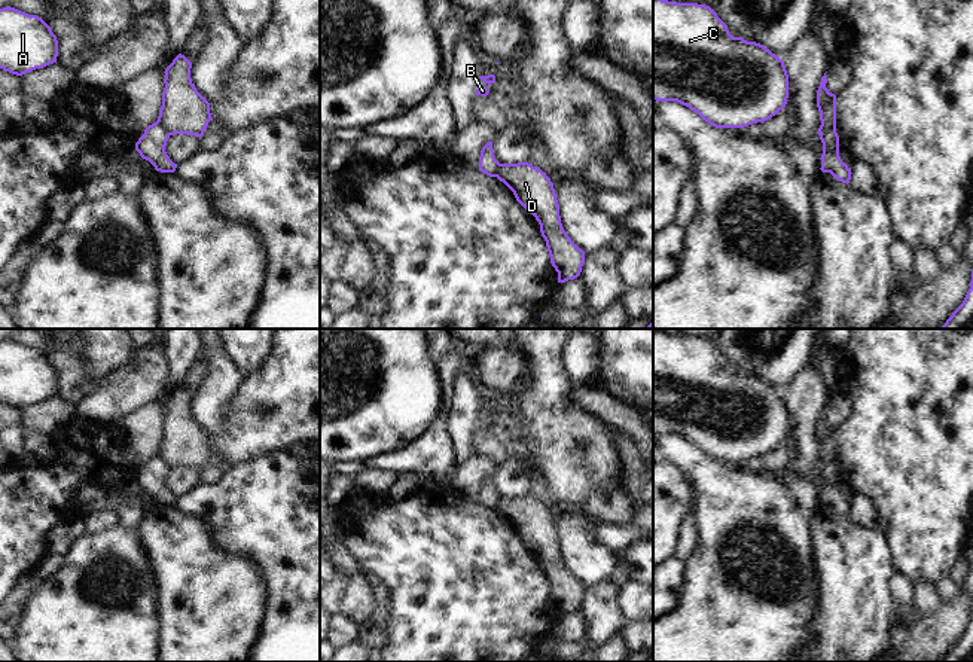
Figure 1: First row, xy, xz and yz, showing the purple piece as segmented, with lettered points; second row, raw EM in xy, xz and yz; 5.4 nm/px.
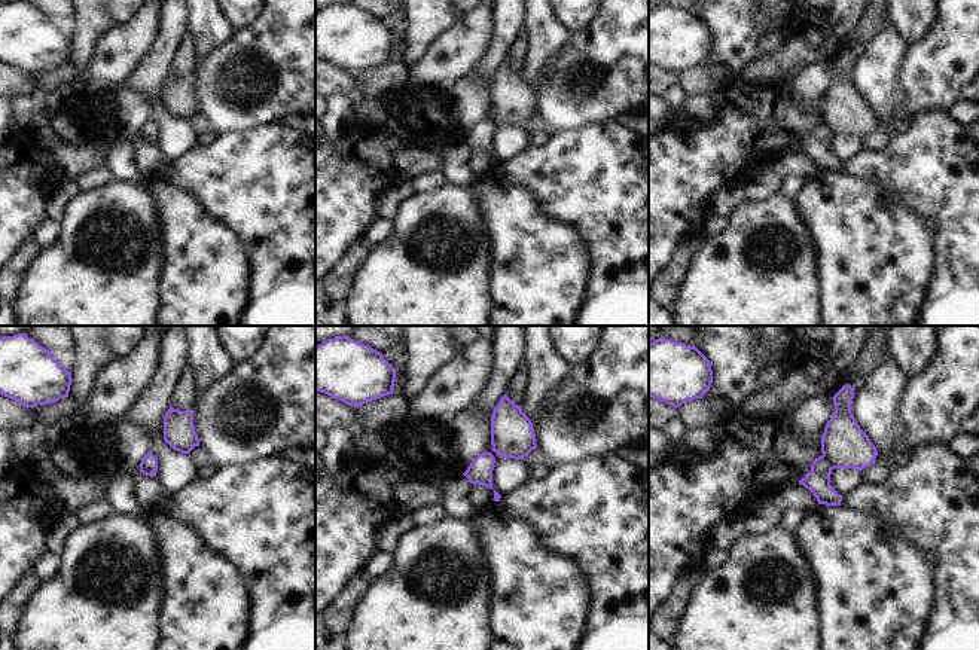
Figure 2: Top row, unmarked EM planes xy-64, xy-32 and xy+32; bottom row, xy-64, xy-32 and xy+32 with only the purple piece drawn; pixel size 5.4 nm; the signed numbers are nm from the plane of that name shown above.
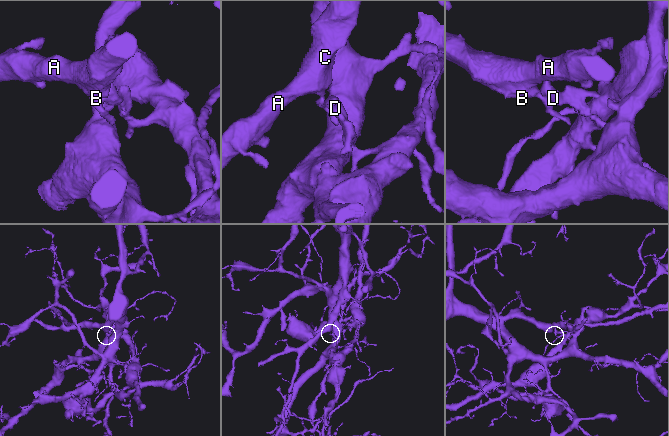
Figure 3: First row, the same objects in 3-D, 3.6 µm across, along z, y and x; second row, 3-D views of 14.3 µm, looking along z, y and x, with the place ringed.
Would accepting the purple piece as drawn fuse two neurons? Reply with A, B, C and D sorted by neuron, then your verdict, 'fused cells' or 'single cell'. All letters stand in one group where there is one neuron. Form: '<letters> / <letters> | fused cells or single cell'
A B C / D | fused cells

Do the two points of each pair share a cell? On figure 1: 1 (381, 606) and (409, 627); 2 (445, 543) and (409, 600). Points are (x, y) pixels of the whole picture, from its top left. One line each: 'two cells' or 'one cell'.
1: two cells
2: one cell

